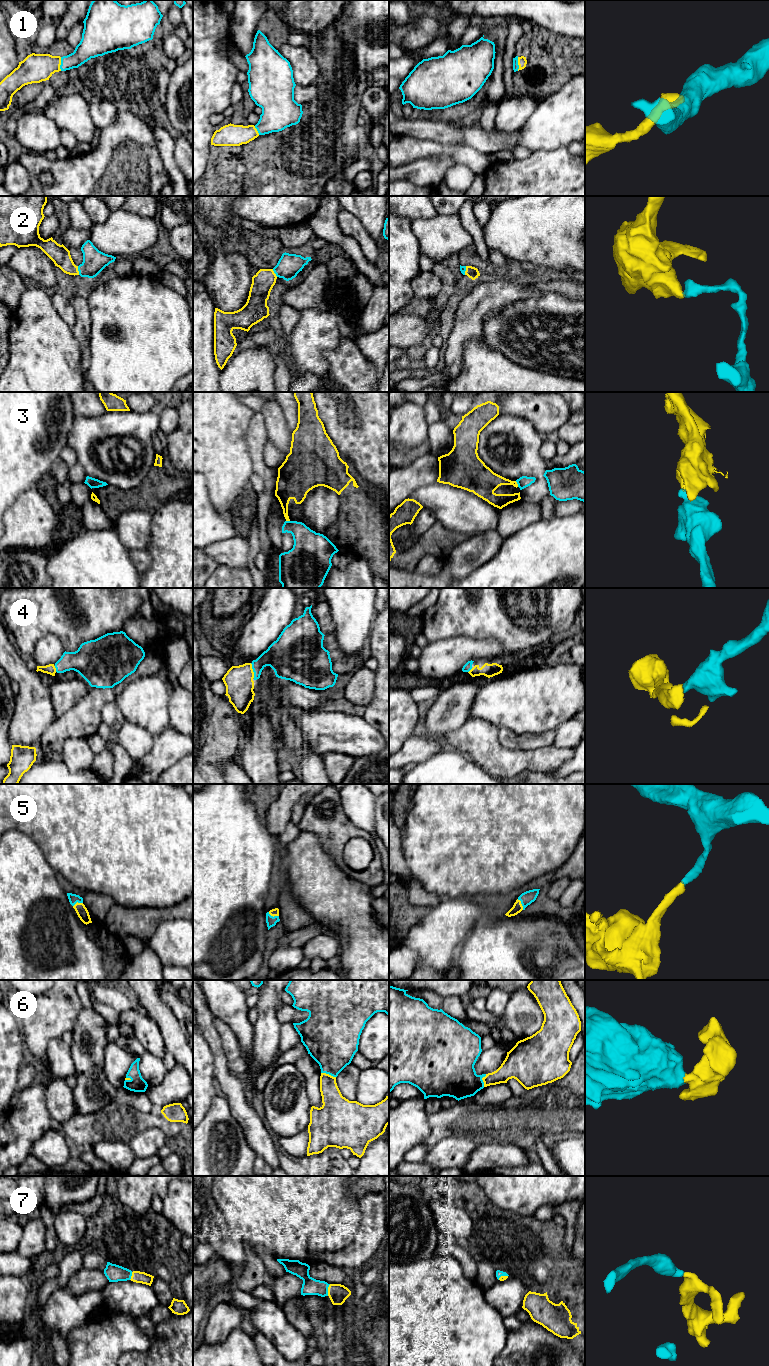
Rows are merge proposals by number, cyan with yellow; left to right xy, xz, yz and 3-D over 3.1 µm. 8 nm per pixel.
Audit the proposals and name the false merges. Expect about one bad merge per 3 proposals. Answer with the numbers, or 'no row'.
3

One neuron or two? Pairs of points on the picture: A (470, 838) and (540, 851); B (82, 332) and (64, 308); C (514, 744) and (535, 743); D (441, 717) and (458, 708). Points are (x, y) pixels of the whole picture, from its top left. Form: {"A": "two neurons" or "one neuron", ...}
{"A": "one neuron", "B": "two neurons", "C": "one neuron", "D": "one neuron"}

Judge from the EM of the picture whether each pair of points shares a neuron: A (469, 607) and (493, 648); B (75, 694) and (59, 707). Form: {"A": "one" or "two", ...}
{"A": "two", "B": "one"}

